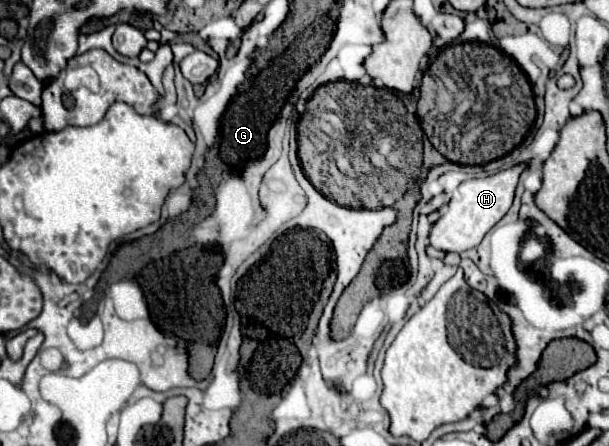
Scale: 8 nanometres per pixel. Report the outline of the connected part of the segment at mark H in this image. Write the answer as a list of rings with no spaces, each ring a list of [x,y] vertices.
[[[519,163],[519,165],[513,165],[505,171],[499,171],[489,177],[463,181],[457,189],[459,191],[457,199],[451,199],[447,213],[433,225],[431,235],[429,235],[431,245],[441,251],[459,251],[459,253],[467,251],[471,247],[477,247],[481,243],[481,239],[485,237],[485,233],[507,215],[507,211],[513,203],[513,197],[515,197],[515,187],[517,187],[519,175],[527,167],[529,167],[527,163]]]

